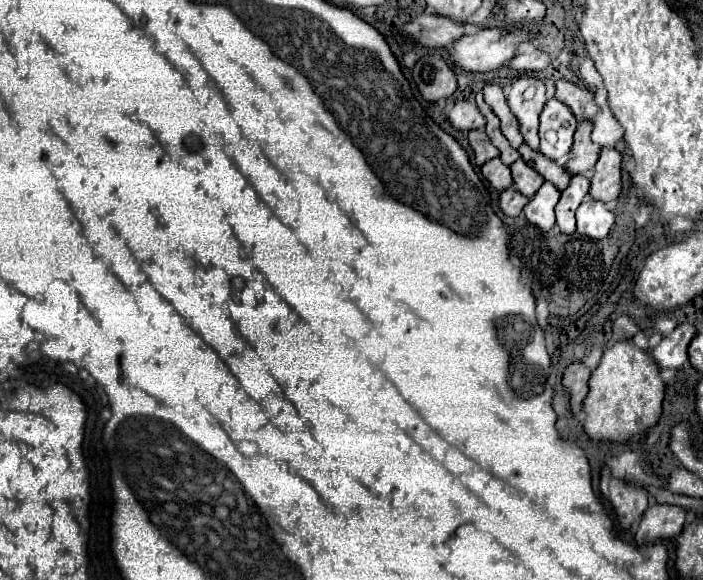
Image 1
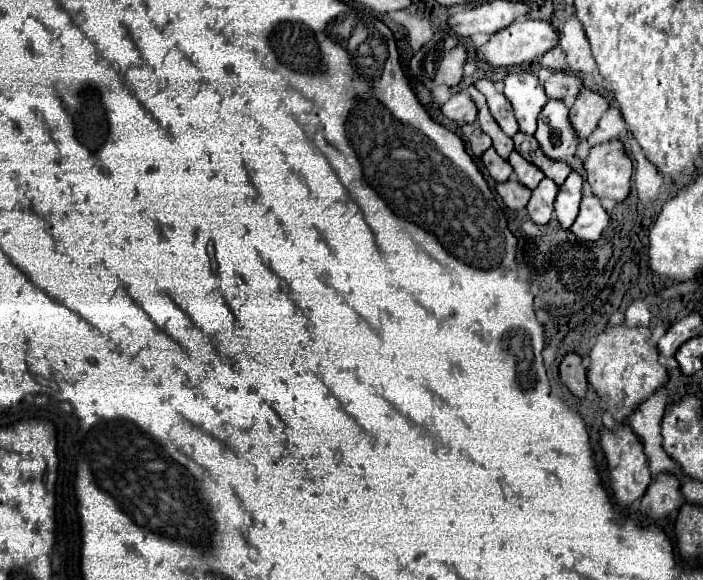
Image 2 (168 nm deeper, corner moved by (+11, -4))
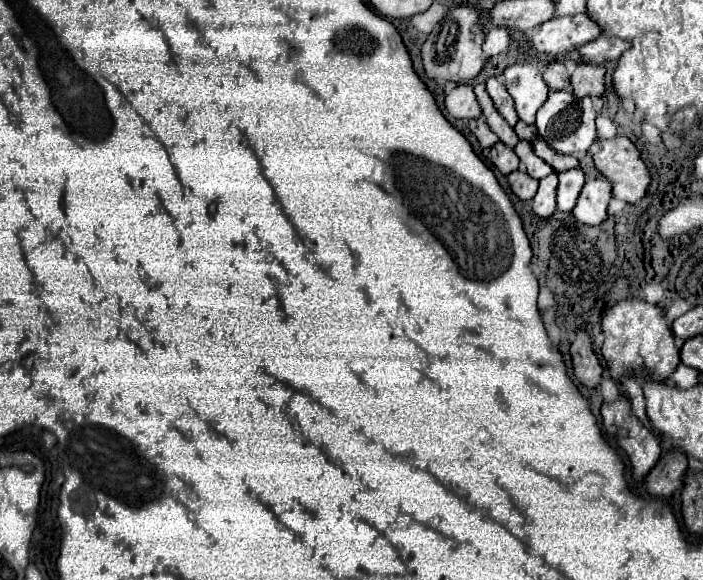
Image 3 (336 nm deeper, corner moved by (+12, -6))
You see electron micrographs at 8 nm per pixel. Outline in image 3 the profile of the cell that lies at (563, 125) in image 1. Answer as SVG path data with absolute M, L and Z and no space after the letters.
M555 91L549 93L549 99L541 105L539 113L537 113L537 135L547 141L547 145L557 151L557 153L565 153L565 155L575 155L579 151L587 151L593 143L595 143L595 109L591 99L579 99L575 101L575 97L571 95L571 91Z

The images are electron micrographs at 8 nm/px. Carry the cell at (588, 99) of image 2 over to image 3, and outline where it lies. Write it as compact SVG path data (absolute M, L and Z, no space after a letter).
M579 63L575 73L571 75L573 95L577 99L583 97L599 97L605 91L605 69L595 63Z

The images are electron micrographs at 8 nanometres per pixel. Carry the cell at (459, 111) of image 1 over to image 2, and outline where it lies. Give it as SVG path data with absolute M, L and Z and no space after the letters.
M458 91L458 93L454 93L454 95L442 105L442 113L444 113L448 119L456 121L456 123L474 123L474 121L476 121L476 115L478 115L476 105L474 105L474 101L470 99L468 91Z

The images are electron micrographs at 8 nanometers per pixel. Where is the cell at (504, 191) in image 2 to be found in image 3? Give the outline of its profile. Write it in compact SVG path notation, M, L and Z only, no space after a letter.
M515 171L515 173L511 173L511 175L507 177L507 181L509 181L511 191L513 191L521 201L529 201L529 199L533 199L535 193L537 193L537 183L539 183L539 181L527 177L527 173Z

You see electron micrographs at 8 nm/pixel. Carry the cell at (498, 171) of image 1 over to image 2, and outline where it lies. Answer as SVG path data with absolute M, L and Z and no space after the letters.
M494 147L486 149L482 153L482 161L490 173L490 177L496 181L496 183L502 183L502 181L508 181L510 175L512 175L512 165L508 163L508 159L500 159L500 155L496 153Z

